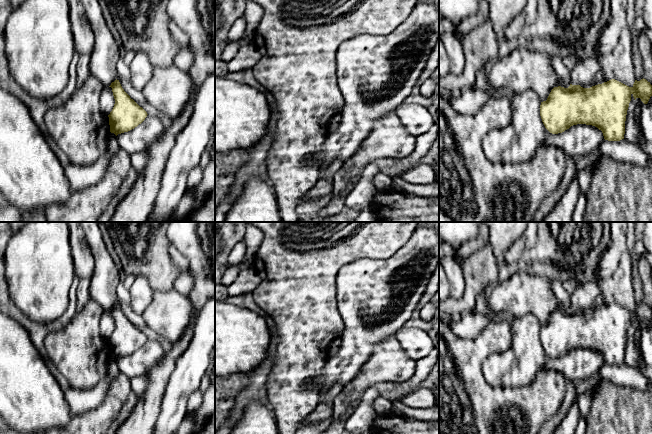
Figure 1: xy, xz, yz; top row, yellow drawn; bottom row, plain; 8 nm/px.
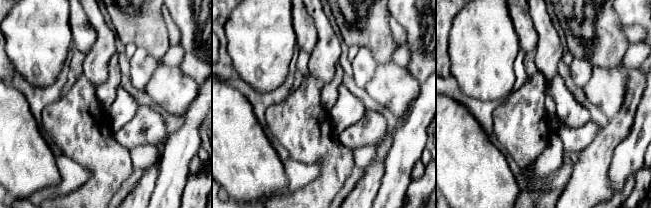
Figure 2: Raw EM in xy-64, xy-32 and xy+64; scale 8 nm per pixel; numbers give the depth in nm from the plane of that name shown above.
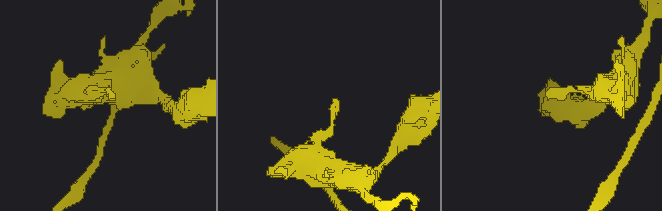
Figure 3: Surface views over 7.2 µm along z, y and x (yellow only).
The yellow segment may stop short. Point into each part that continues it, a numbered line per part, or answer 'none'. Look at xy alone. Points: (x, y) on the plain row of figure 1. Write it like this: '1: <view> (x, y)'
none

